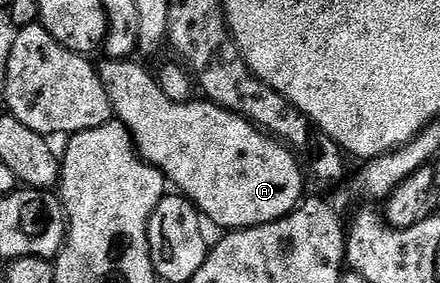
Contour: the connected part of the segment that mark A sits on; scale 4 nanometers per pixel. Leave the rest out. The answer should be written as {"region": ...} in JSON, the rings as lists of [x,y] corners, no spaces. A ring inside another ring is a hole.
{"region":[[[105,59],[103,63],[98,68],[100,79],[104,81],[104,89],[108,91],[115,119],[128,127],[136,151],[159,172],[164,173],[165,181],[172,183],[173,180],[180,187],[177,189],[209,221],[212,219],[218,227],[224,228],[220,230],[253,228],[281,220],[283,216],[296,211],[305,195],[306,172],[297,153],[291,148],[269,136],[267,132],[255,128],[246,118],[213,104],[207,98],[193,98],[187,104],[170,102],[170,98],[162,94],[159,79],[153,73],[151,76],[142,65],[132,64],[131,59]]]}

